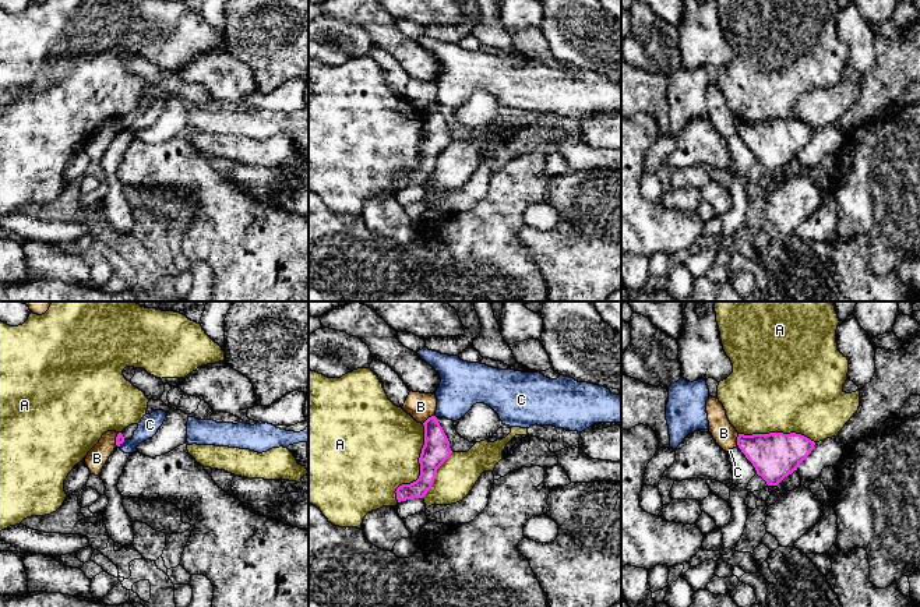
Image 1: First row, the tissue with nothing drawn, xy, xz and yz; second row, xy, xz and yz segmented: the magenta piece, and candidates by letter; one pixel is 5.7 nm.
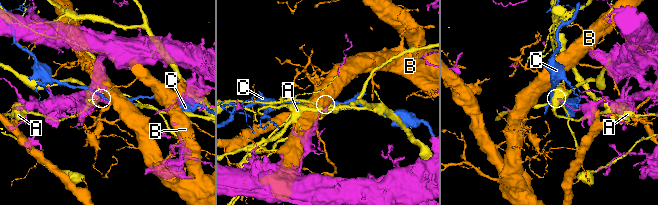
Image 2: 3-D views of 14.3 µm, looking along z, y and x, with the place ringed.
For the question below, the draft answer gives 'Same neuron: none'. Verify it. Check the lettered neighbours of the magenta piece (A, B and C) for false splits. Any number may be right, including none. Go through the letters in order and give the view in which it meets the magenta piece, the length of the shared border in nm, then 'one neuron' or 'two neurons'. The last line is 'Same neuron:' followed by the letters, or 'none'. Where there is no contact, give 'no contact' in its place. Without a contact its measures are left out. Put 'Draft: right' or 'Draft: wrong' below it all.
A: contact in xz; length 480 nm; two neurons
B: contact in xz; length 90 nm; two neurons
C: contact in xy; length 50 nm; two neurons
Same neuron: none
Draft: right

